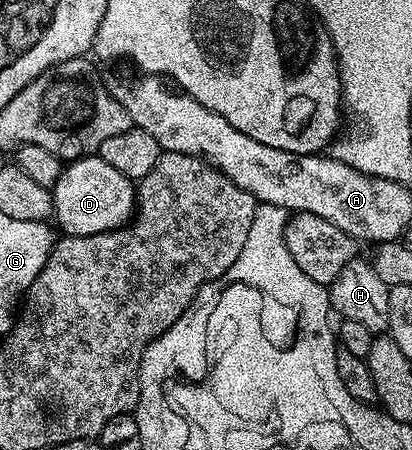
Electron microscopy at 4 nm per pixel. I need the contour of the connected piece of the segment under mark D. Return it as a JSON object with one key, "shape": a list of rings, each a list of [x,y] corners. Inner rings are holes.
{"shape":[[[99,155],[80,156],[64,167],[54,186],[54,223],[59,223],[68,236],[92,236],[122,228],[135,211],[136,191],[136,185],[125,174],[113,170]]]}

